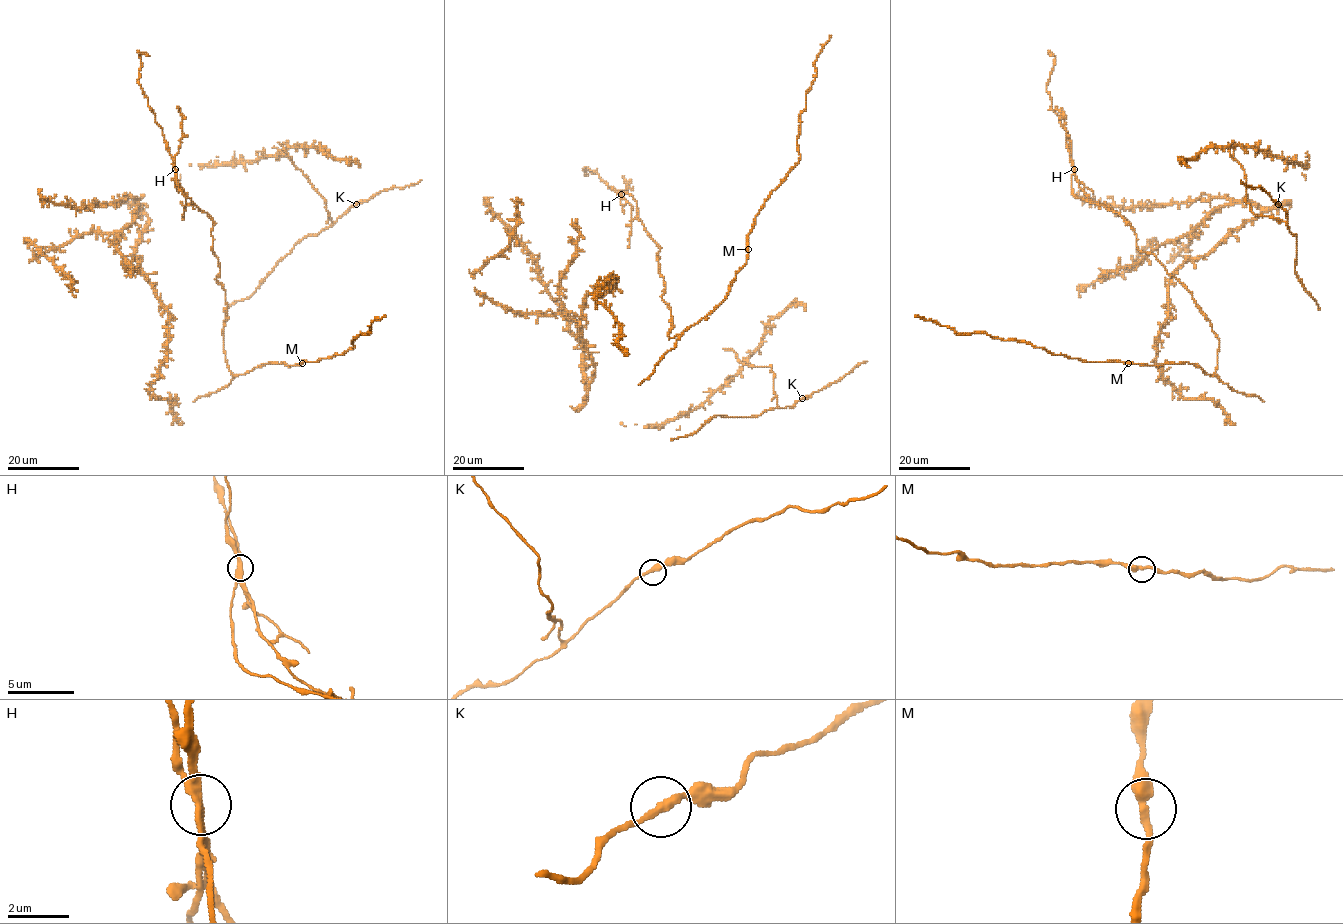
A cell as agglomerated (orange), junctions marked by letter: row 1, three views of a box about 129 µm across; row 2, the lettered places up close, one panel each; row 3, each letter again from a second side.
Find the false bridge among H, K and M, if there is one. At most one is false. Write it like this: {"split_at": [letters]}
{"split_at": ["H"]}

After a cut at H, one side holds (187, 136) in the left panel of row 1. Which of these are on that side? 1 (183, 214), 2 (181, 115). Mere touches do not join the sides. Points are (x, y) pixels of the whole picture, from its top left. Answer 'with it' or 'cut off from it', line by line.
1: with it
2: with it

